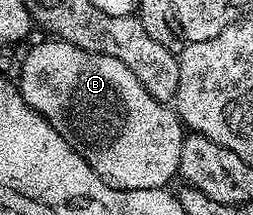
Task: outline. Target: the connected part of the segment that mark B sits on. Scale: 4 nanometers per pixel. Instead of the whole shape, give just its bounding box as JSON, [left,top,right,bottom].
[17,38,185,190]

